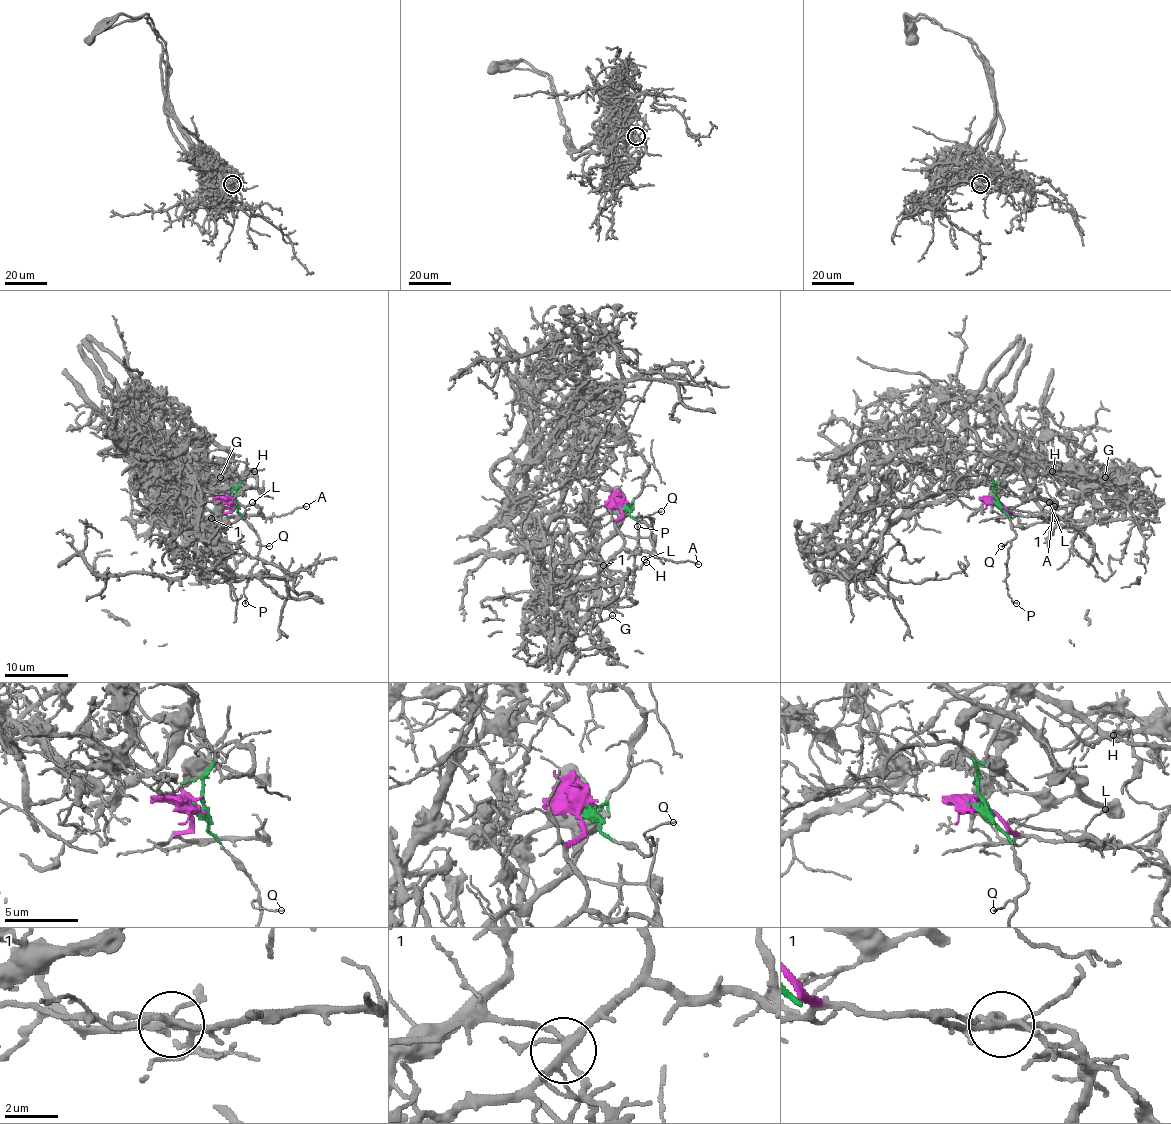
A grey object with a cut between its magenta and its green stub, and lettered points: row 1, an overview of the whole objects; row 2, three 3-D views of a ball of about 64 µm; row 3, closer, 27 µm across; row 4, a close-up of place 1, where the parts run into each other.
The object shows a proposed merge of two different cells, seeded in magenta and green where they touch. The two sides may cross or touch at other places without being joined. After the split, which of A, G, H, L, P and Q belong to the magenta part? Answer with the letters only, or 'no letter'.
A, G, H, L

